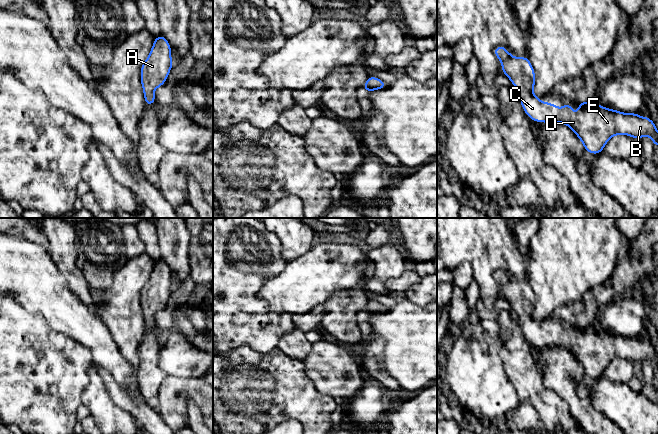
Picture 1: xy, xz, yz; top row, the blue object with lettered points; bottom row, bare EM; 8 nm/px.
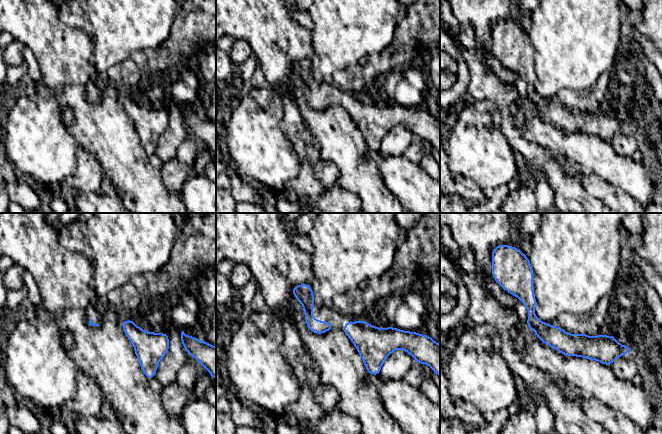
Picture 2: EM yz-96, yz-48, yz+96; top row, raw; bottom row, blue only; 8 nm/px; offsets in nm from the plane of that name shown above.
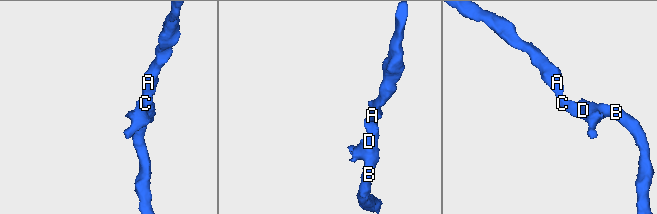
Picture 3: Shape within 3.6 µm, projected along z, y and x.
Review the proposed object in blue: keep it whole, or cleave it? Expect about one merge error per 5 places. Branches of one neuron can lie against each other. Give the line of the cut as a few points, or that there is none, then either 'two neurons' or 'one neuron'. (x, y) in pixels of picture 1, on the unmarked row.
cut none; one neuron

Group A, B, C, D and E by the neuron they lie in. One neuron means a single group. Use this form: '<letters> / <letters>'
A B C D E

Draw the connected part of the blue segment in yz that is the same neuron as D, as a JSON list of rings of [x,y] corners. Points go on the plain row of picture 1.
[[[497,270],[494,278],[501,286],[504,299],[518,313],[520,327],[529,343],[566,348],[583,367],[585,375],[596,379],[614,359],[622,358],[633,363],[649,360],[653,369],[658,369],[658,354],[650,341],[623,337],[585,325],[579,328],[576,341],[570,327],[565,327],[560,333],[556,328],[540,325],[533,318],[535,295],[528,281],[512,280],[504,270]]]

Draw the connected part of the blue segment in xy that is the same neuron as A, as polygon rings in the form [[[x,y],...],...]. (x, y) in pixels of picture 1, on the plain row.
[[[162,259],[156,261],[148,282],[141,289],[140,303],[145,329],[156,327],[153,316],[165,308],[173,289],[169,266]]]

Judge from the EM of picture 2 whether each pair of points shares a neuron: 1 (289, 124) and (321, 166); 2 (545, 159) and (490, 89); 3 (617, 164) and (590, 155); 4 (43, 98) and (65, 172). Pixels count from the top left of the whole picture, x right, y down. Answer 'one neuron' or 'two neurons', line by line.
1: one neuron
2: one neuron
3: one neuron
4: one neuron

